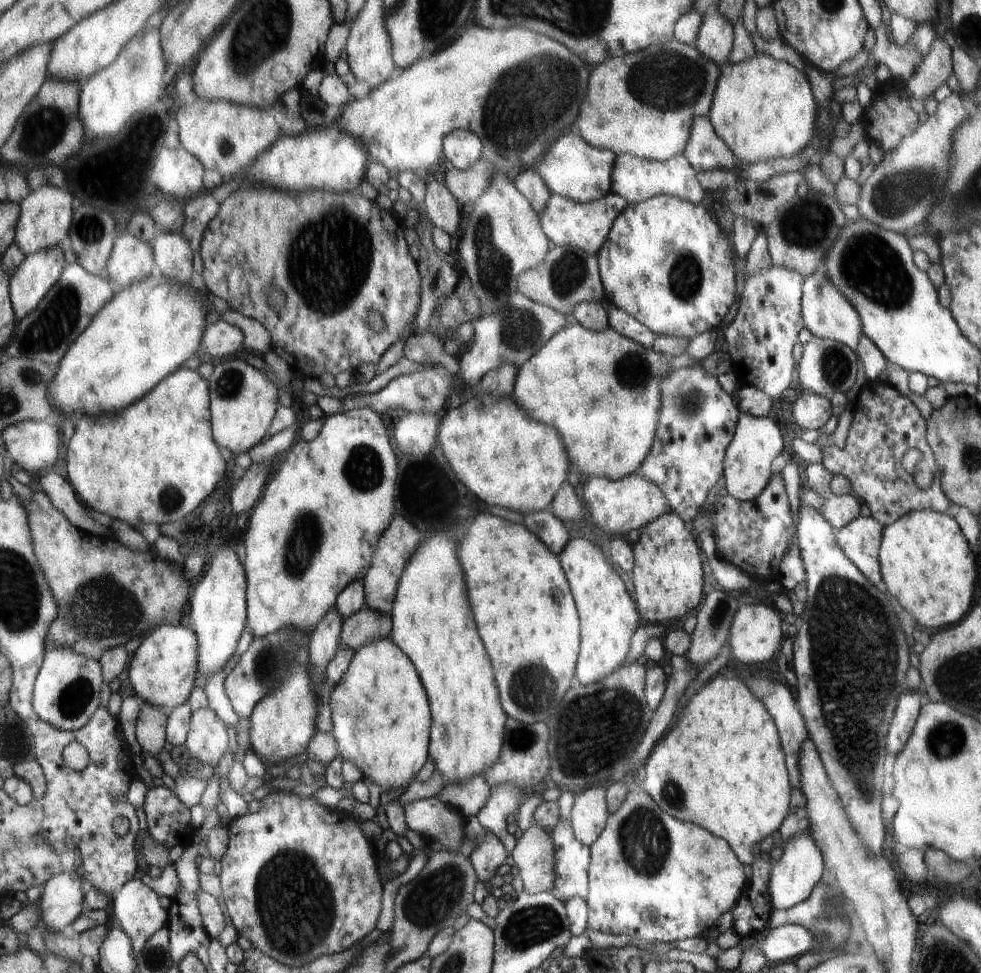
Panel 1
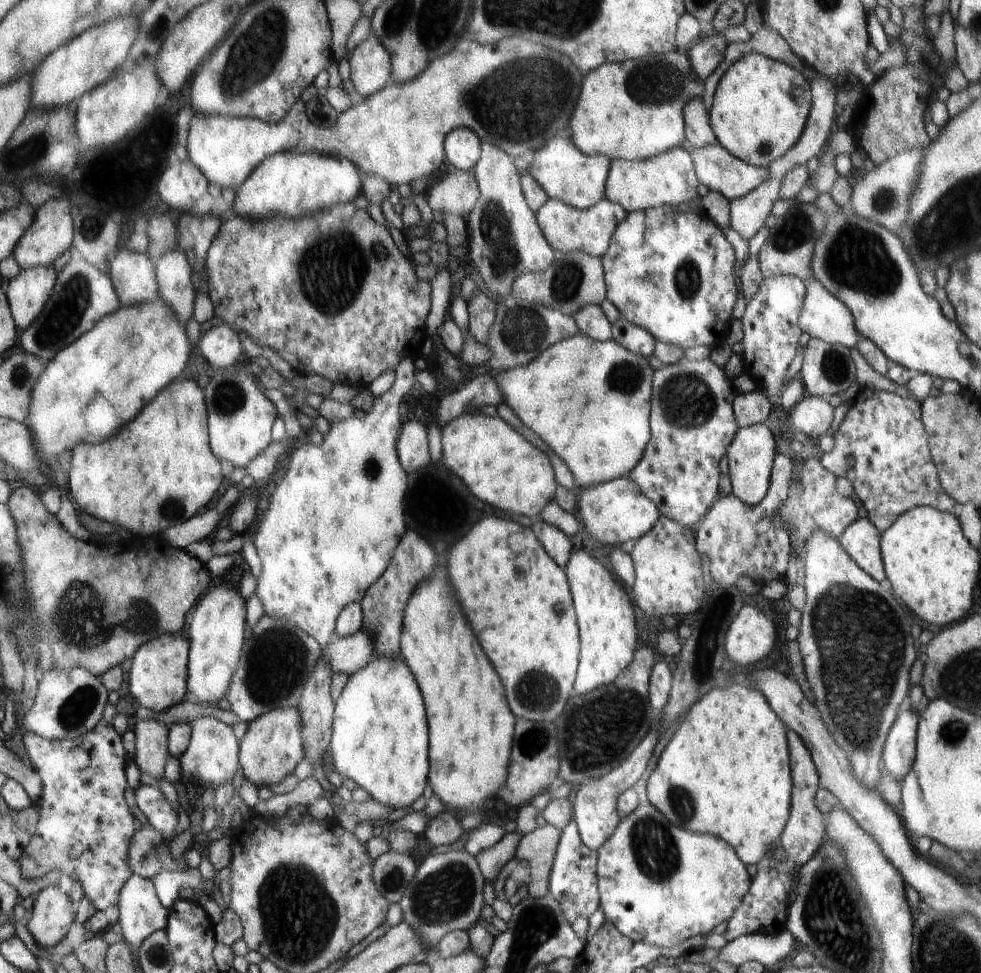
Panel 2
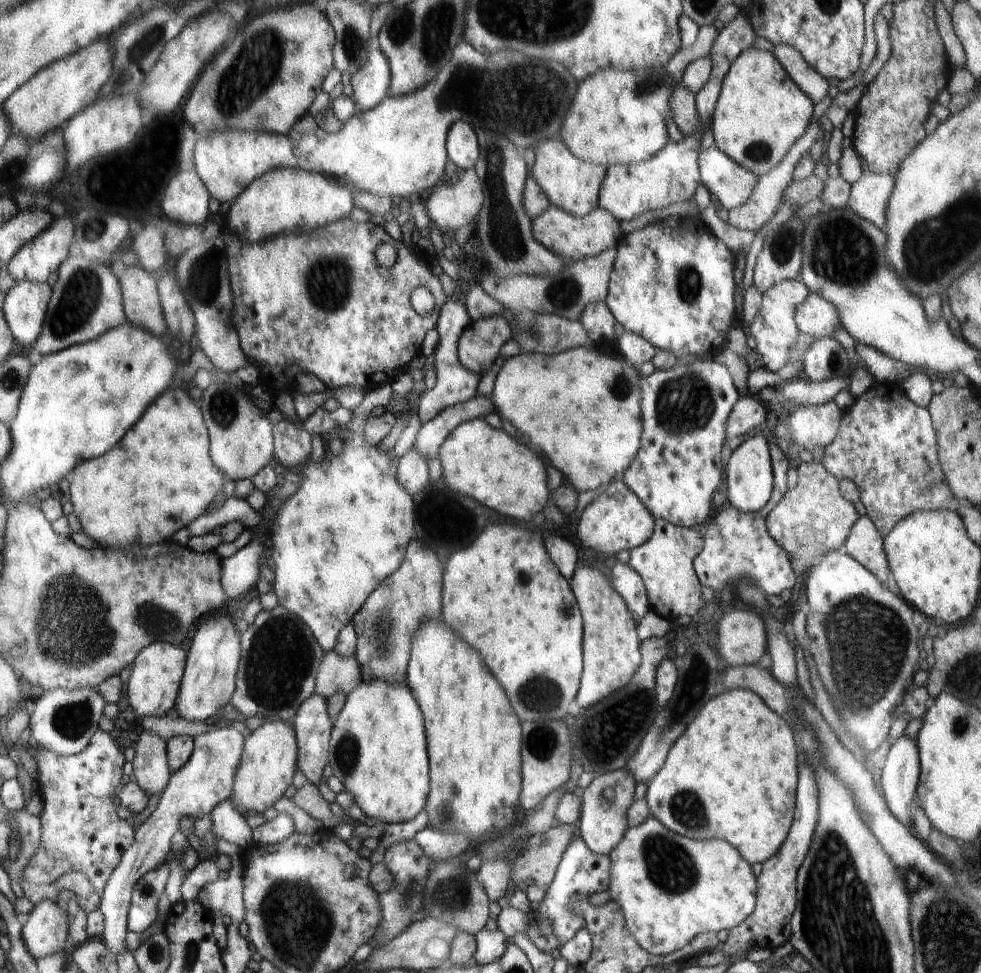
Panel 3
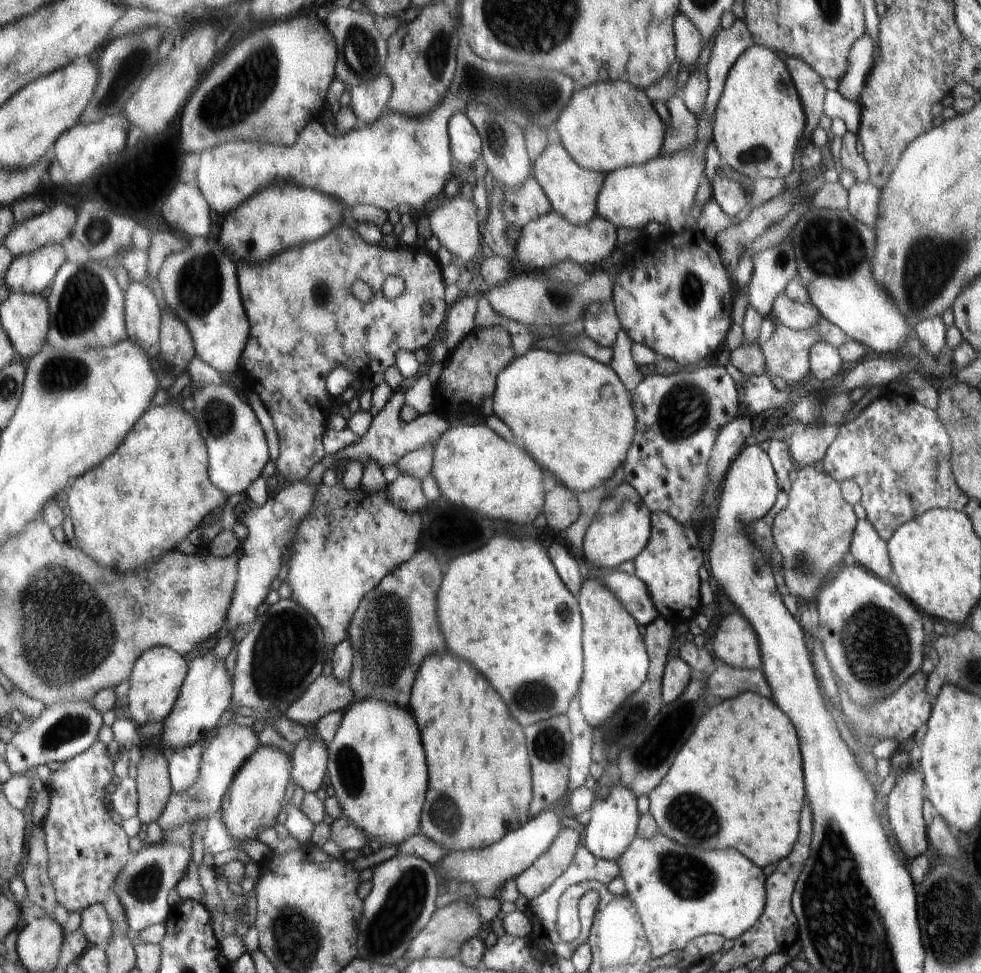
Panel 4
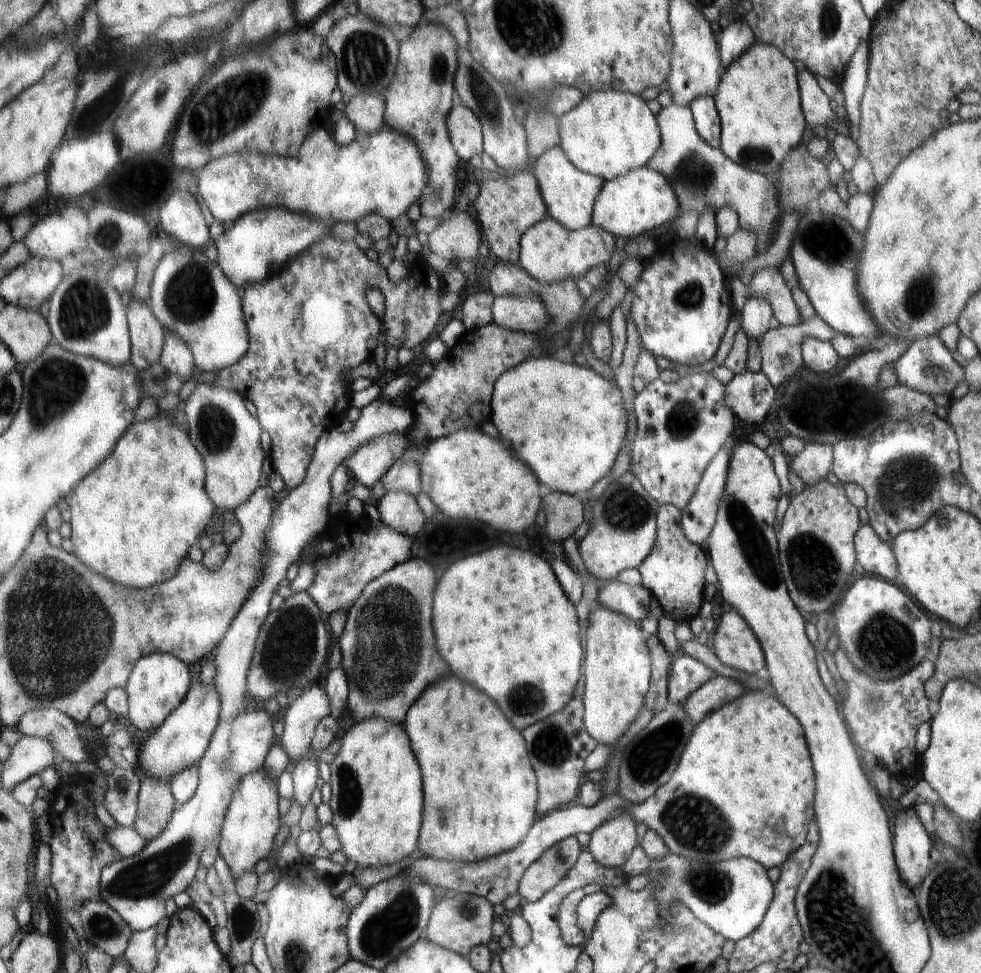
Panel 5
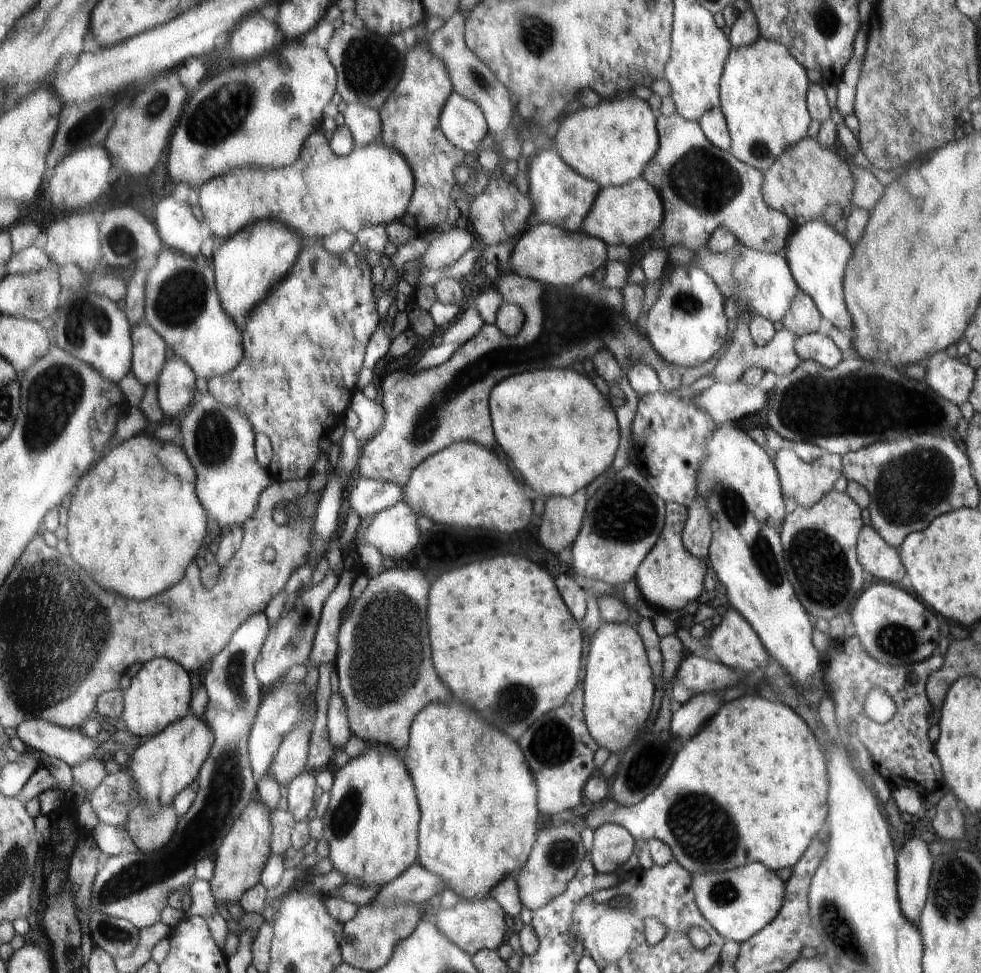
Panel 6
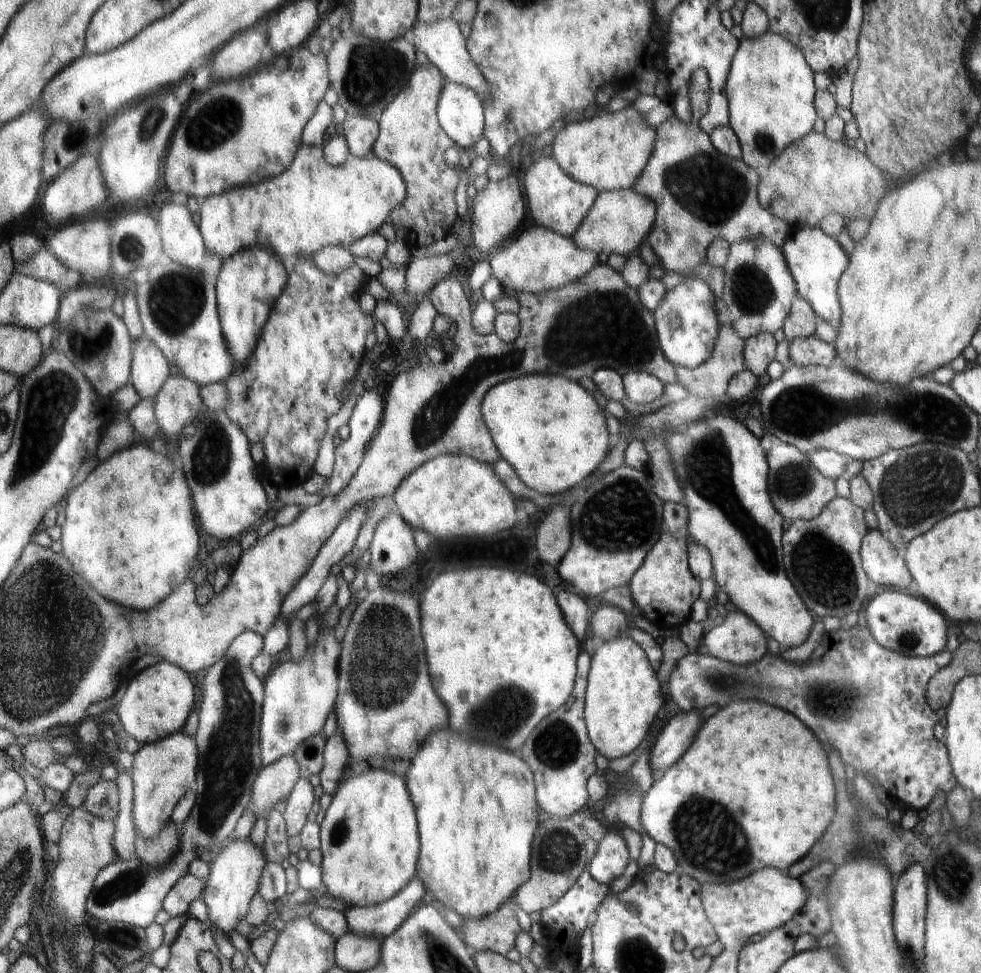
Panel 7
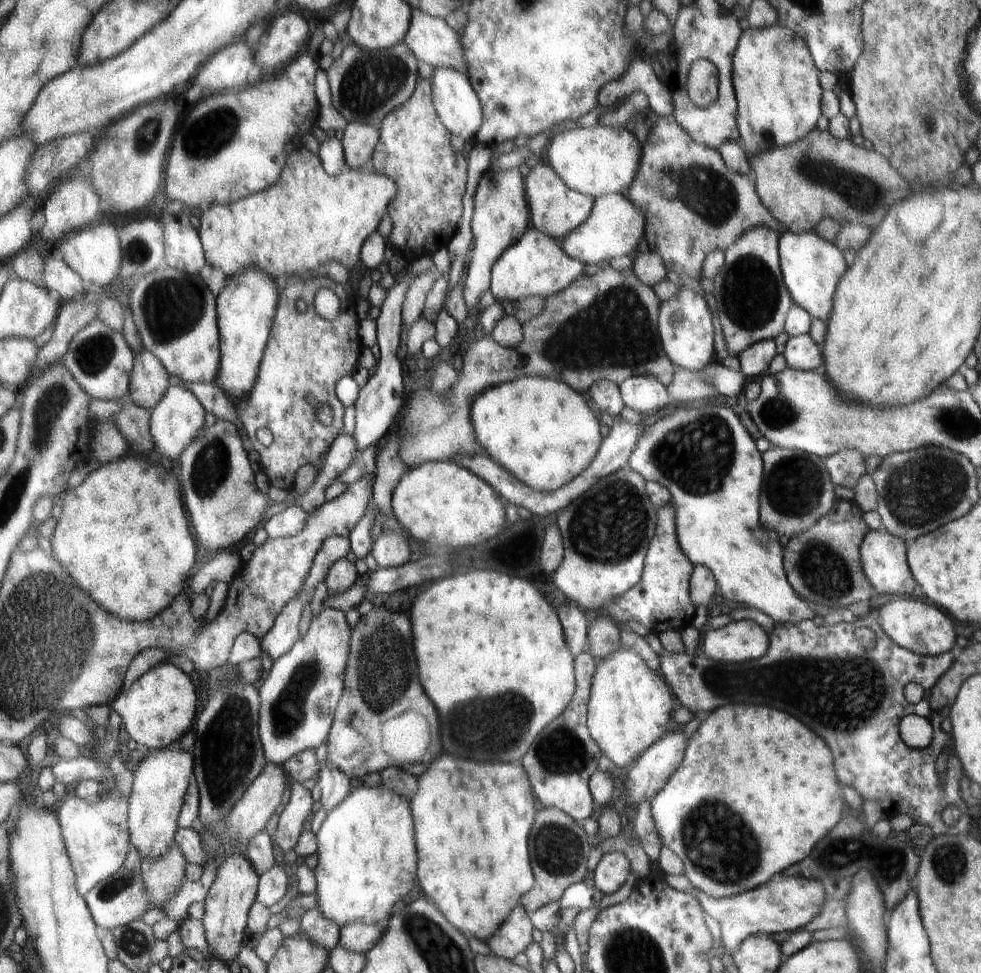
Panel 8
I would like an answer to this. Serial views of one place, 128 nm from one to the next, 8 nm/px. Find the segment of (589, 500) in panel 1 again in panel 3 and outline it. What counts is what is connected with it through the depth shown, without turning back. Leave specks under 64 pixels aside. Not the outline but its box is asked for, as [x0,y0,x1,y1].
[578,481,656,556]

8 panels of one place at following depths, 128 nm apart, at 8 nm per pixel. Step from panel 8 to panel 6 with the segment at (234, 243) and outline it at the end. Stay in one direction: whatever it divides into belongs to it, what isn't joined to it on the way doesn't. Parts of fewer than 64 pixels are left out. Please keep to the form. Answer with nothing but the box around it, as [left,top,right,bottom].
[200,132,415,243]

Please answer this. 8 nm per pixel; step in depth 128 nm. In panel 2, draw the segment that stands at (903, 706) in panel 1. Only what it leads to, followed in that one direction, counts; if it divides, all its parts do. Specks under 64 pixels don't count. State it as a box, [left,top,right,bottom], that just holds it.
[883,706,919,781]

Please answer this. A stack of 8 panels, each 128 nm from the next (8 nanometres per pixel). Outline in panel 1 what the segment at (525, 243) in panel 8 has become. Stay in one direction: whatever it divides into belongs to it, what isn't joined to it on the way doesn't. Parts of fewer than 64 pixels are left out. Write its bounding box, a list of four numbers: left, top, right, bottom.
[539,192,627,255]

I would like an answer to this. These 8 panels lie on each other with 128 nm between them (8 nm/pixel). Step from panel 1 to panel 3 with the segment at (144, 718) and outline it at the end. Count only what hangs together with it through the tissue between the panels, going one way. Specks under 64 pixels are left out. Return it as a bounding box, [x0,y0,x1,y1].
[135,729,172,794]

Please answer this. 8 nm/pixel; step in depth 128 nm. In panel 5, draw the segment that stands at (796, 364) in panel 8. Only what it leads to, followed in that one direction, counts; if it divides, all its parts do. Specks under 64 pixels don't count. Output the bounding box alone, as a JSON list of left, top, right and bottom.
[802,338,838,375]

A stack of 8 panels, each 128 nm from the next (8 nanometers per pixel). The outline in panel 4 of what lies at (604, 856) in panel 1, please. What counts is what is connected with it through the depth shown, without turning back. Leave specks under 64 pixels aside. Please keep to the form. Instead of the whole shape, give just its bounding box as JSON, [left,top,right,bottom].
[616,832,768,957]

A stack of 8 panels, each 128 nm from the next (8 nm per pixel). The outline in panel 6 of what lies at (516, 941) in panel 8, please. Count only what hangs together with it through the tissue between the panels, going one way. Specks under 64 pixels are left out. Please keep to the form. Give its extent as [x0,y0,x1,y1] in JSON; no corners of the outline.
[435,896,512,956]

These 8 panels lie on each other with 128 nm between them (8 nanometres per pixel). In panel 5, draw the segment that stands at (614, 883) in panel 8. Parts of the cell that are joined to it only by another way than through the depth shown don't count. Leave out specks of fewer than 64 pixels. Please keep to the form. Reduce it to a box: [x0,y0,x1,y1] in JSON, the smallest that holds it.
[586,811,636,868]

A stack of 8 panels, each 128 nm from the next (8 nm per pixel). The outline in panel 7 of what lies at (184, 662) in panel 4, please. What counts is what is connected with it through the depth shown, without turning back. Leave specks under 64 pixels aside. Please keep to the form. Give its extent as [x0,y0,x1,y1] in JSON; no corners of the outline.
[116,660,196,745]

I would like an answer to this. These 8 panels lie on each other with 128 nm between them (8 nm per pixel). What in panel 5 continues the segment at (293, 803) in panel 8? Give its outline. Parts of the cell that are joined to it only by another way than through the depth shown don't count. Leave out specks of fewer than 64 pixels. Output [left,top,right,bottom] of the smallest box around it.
[292,755,321,807]

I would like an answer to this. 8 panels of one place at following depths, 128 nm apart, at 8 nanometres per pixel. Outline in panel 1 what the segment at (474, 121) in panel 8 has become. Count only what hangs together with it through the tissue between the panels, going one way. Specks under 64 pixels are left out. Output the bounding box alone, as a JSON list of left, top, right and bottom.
[445,130,482,169]

